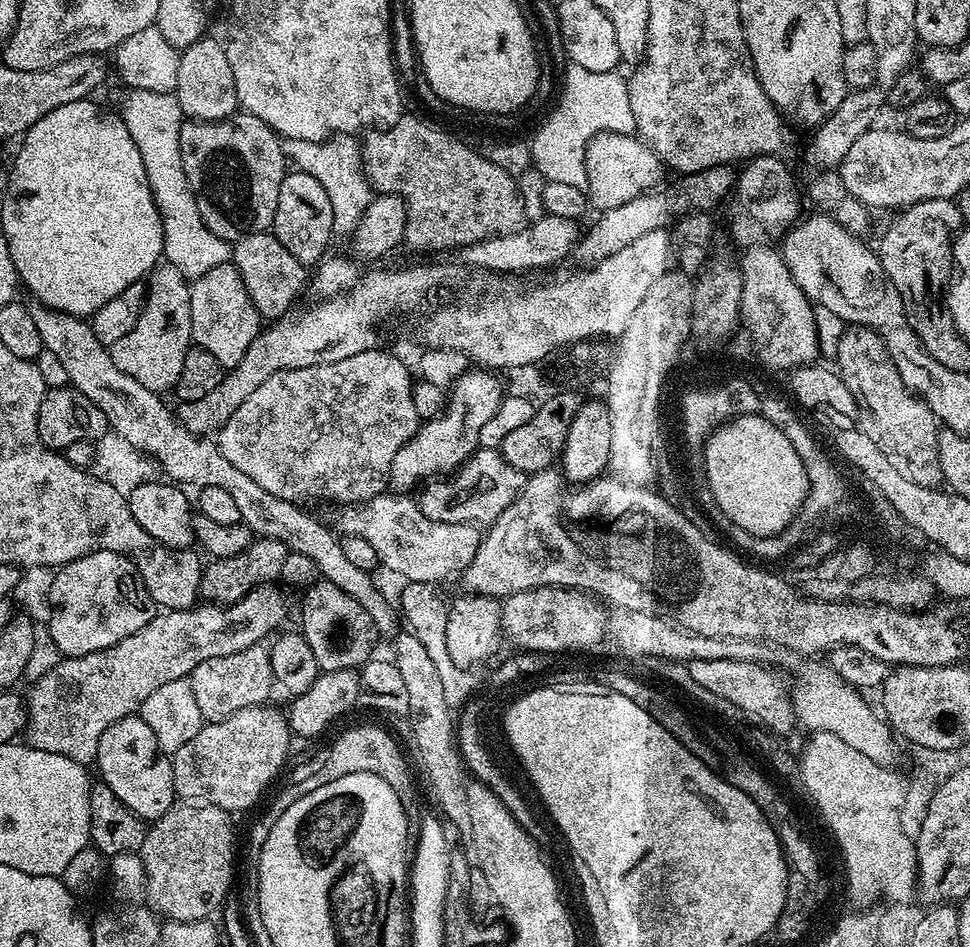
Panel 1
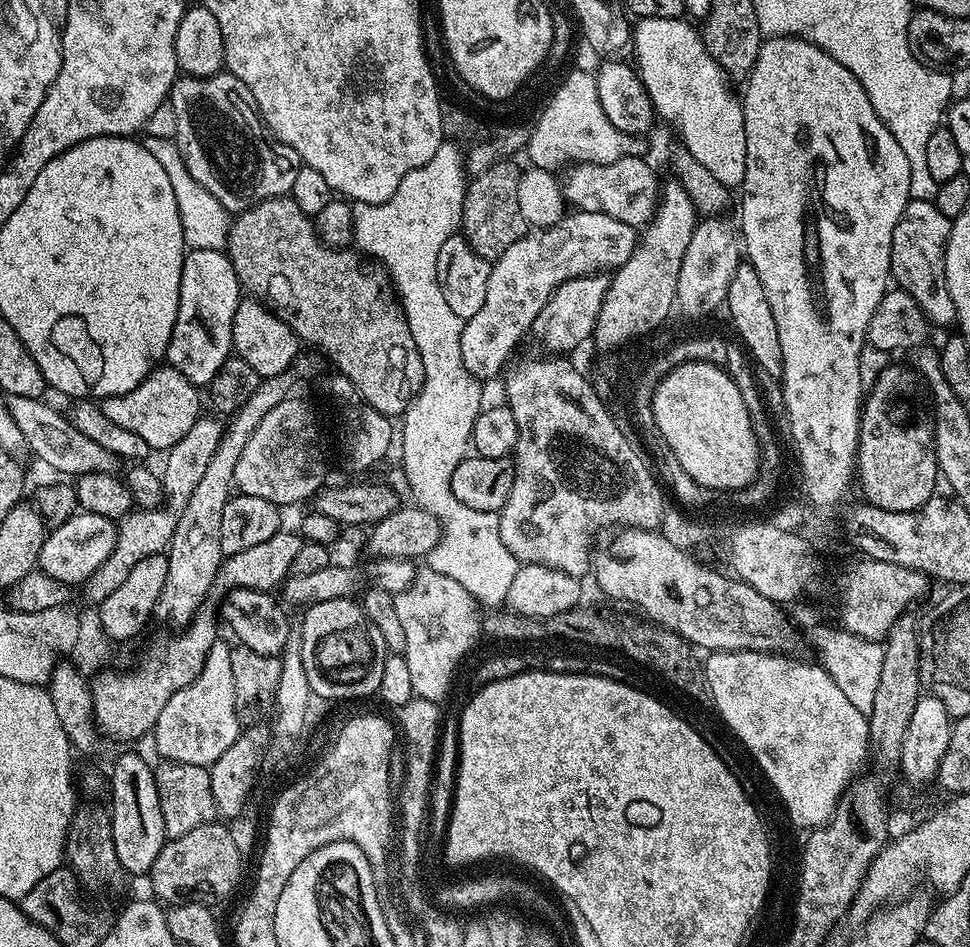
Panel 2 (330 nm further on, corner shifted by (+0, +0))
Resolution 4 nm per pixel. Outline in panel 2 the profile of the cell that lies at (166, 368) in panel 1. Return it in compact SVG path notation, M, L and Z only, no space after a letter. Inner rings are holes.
M153 367L149 371L148 377L142 380L136 388L131 388L125 396L109 396L102 404L106 418L110 422L114 422L114 426L118 426L122 430L130 430L130 434L138 434L138 438L146 441L149 449L152 450L156 450L156 448L161 448L161 450L173 448L179 440L186 438L190 426L194 426L194 422L200 419L202 415L200 396L196 393L199 392L197 385L191 384L177 368L163 367Z

